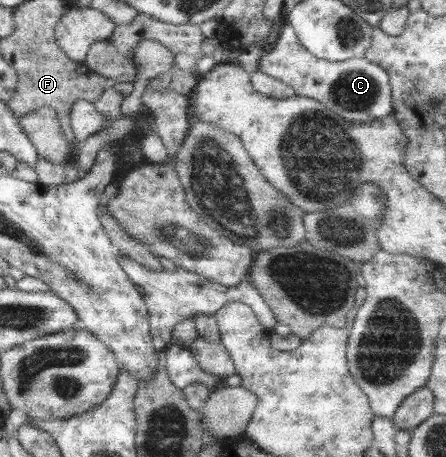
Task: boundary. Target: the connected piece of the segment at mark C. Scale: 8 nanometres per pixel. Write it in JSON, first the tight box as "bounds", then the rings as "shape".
{"bounds":[258,25,392,123],"shape":[[[283,25],[281,36],[270,51],[263,52],[258,70],[294,89],[297,95],[319,101],[340,115],[345,122],[371,123],[392,112],[392,87],[389,74],[366,58],[326,61],[309,53],[299,41],[293,27]]]}

